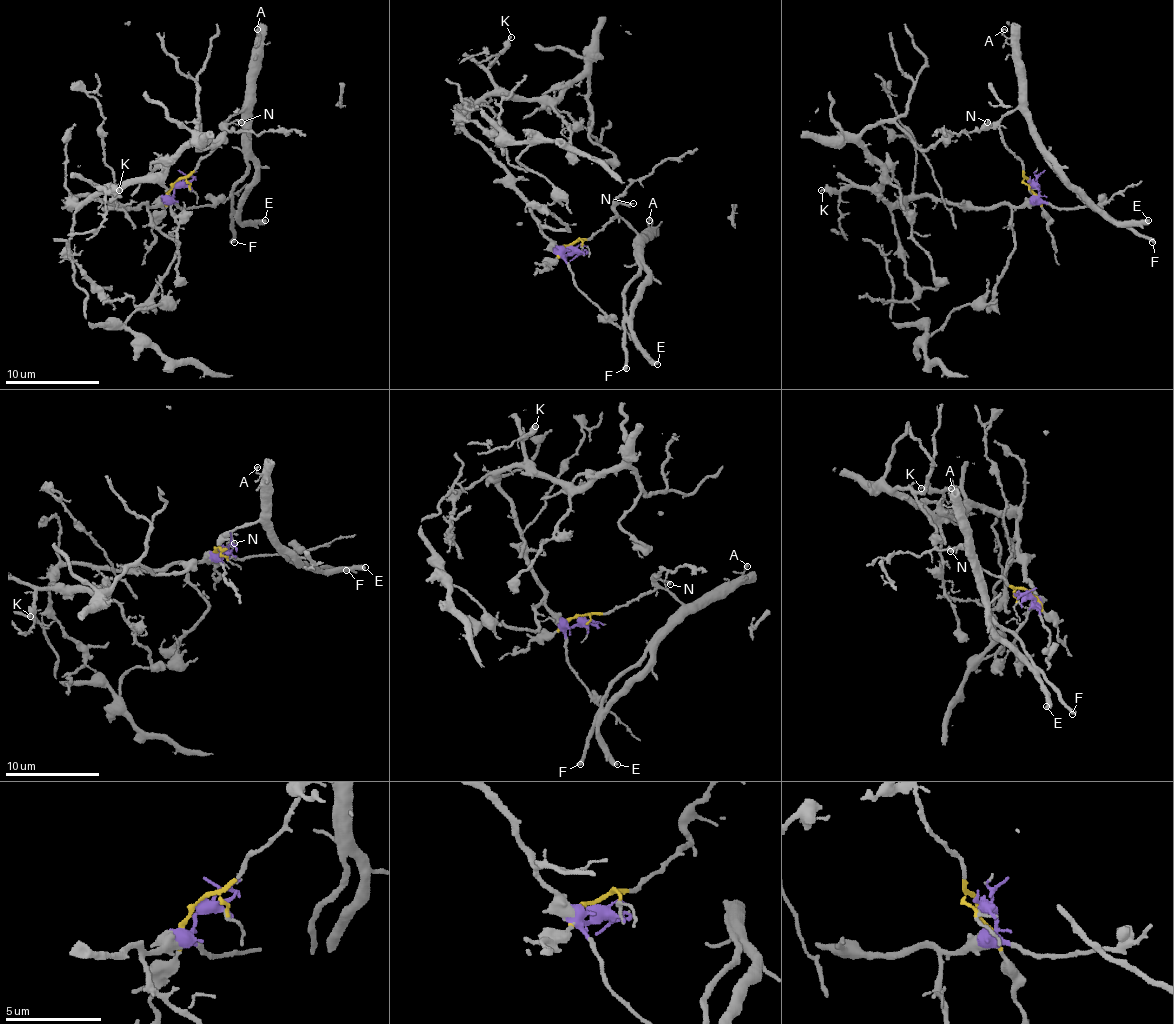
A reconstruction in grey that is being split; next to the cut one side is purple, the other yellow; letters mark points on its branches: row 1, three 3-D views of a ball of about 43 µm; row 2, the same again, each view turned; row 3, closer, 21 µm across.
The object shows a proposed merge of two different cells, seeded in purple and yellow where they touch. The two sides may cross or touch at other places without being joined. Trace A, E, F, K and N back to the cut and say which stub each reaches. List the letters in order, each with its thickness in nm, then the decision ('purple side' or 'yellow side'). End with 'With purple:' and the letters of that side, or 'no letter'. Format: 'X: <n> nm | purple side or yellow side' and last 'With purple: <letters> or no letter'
A: 160 nm | yellow side
E: 400 nm | yellow side
F: 360 nm | yellow side
K: 360 nm | purple side
N: 120 nm | yellow side
With purple: K

